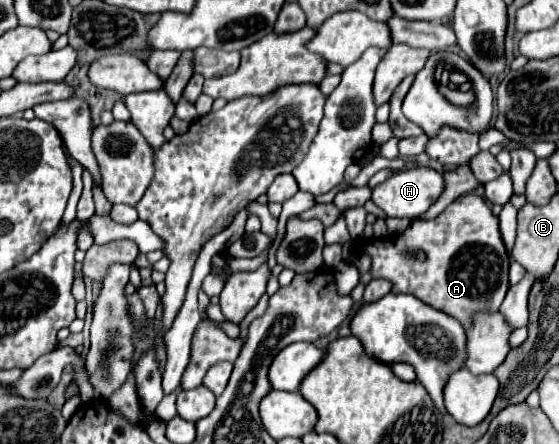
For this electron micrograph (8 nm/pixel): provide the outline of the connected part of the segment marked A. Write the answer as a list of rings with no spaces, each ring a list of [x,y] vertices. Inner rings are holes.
[[[467,193],[457,197],[437,219],[431,221],[413,221],[403,235],[393,235],[387,239],[371,239],[363,247],[365,253],[371,255],[373,277],[385,277],[393,281],[393,293],[407,293],[417,297],[419,301],[431,305],[437,311],[443,311],[455,317],[461,325],[469,327],[471,317],[477,311],[497,311],[503,303],[503,297],[509,289],[507,273],[509,273],[509,255],[505,253],[505,245],[499,233],[499,219],[493,217],[489,205],[483,197],[475,193]],[[423,251],[427,255],[425,261],[417,261],[411,253]]]

